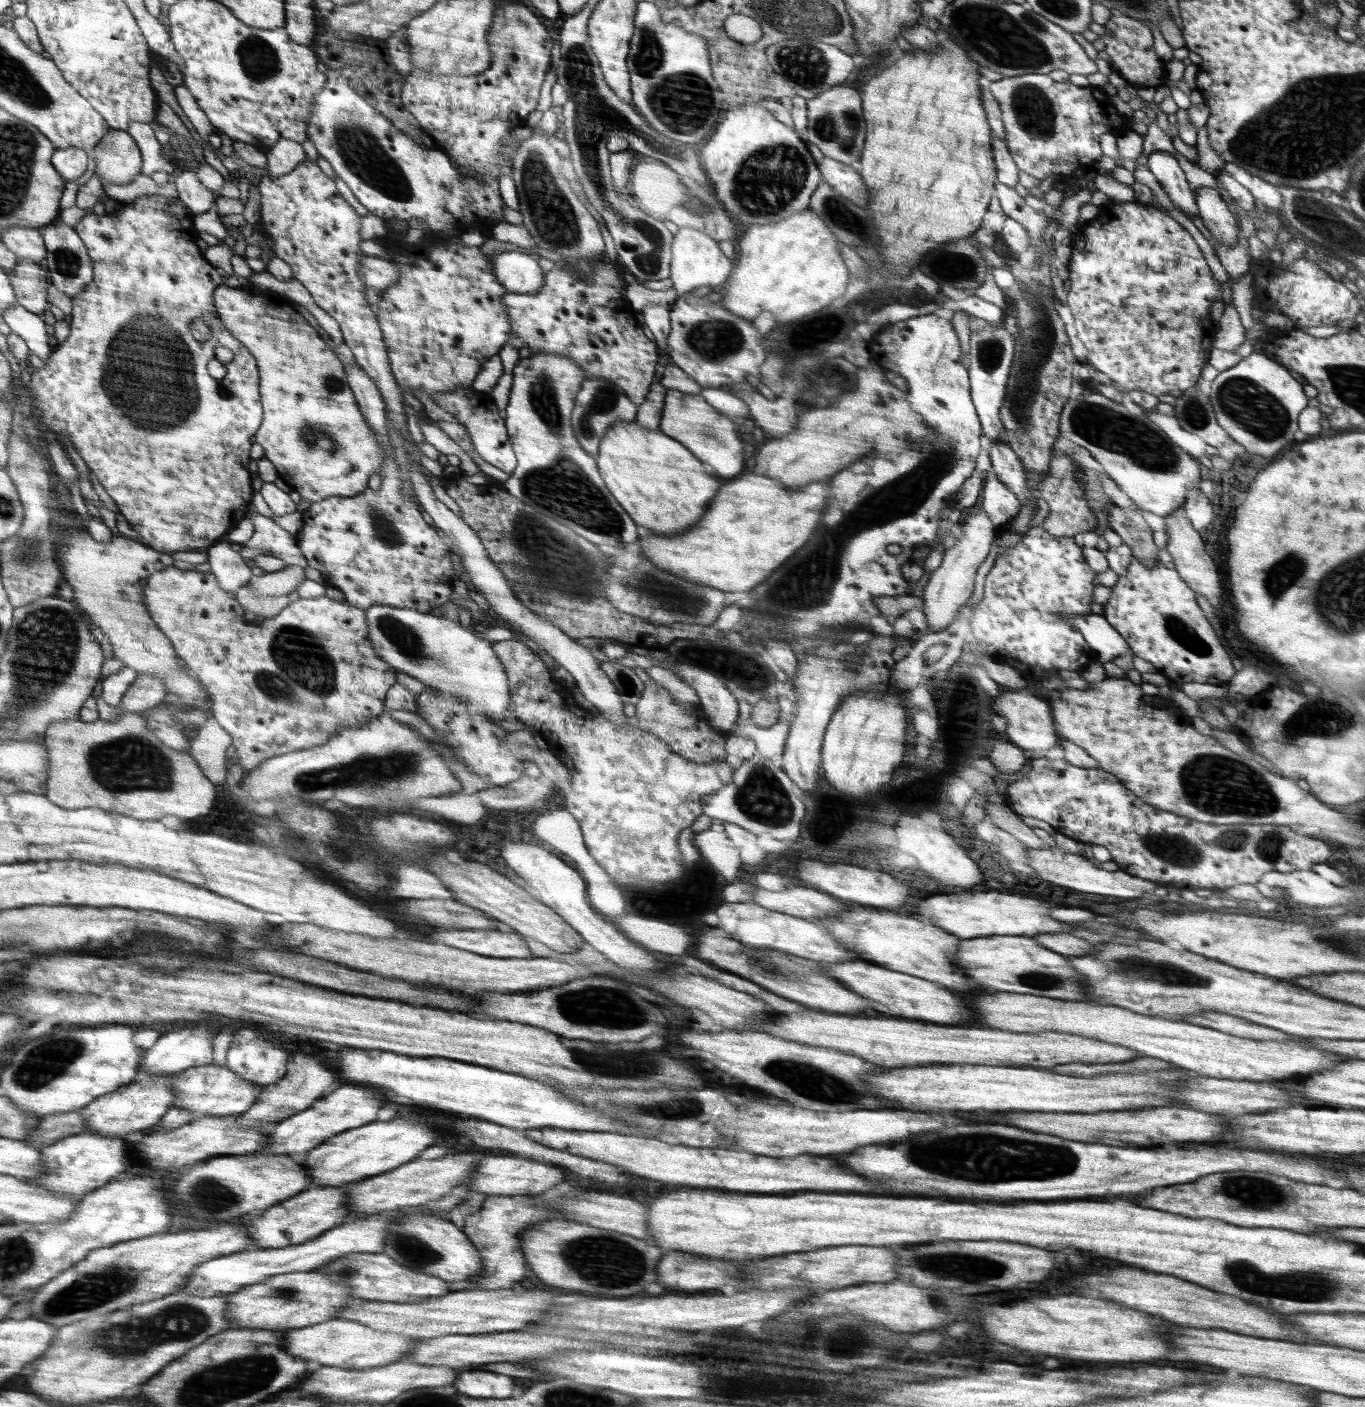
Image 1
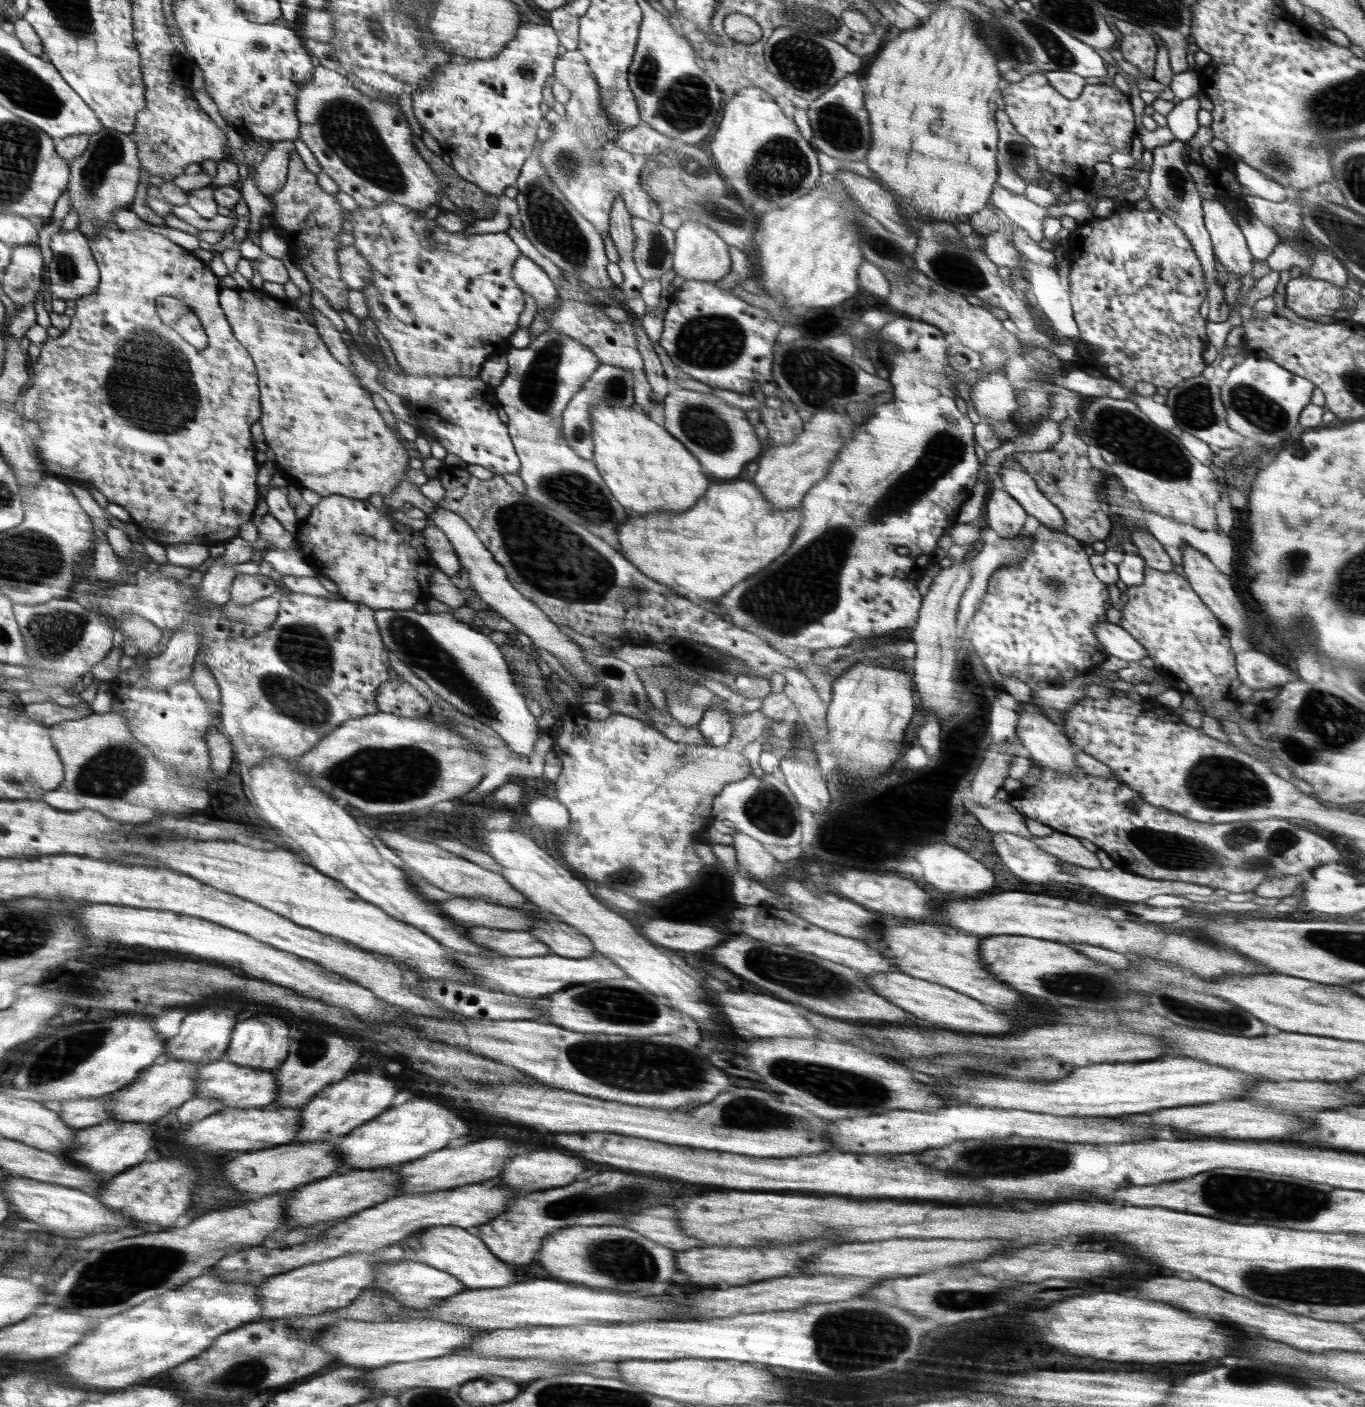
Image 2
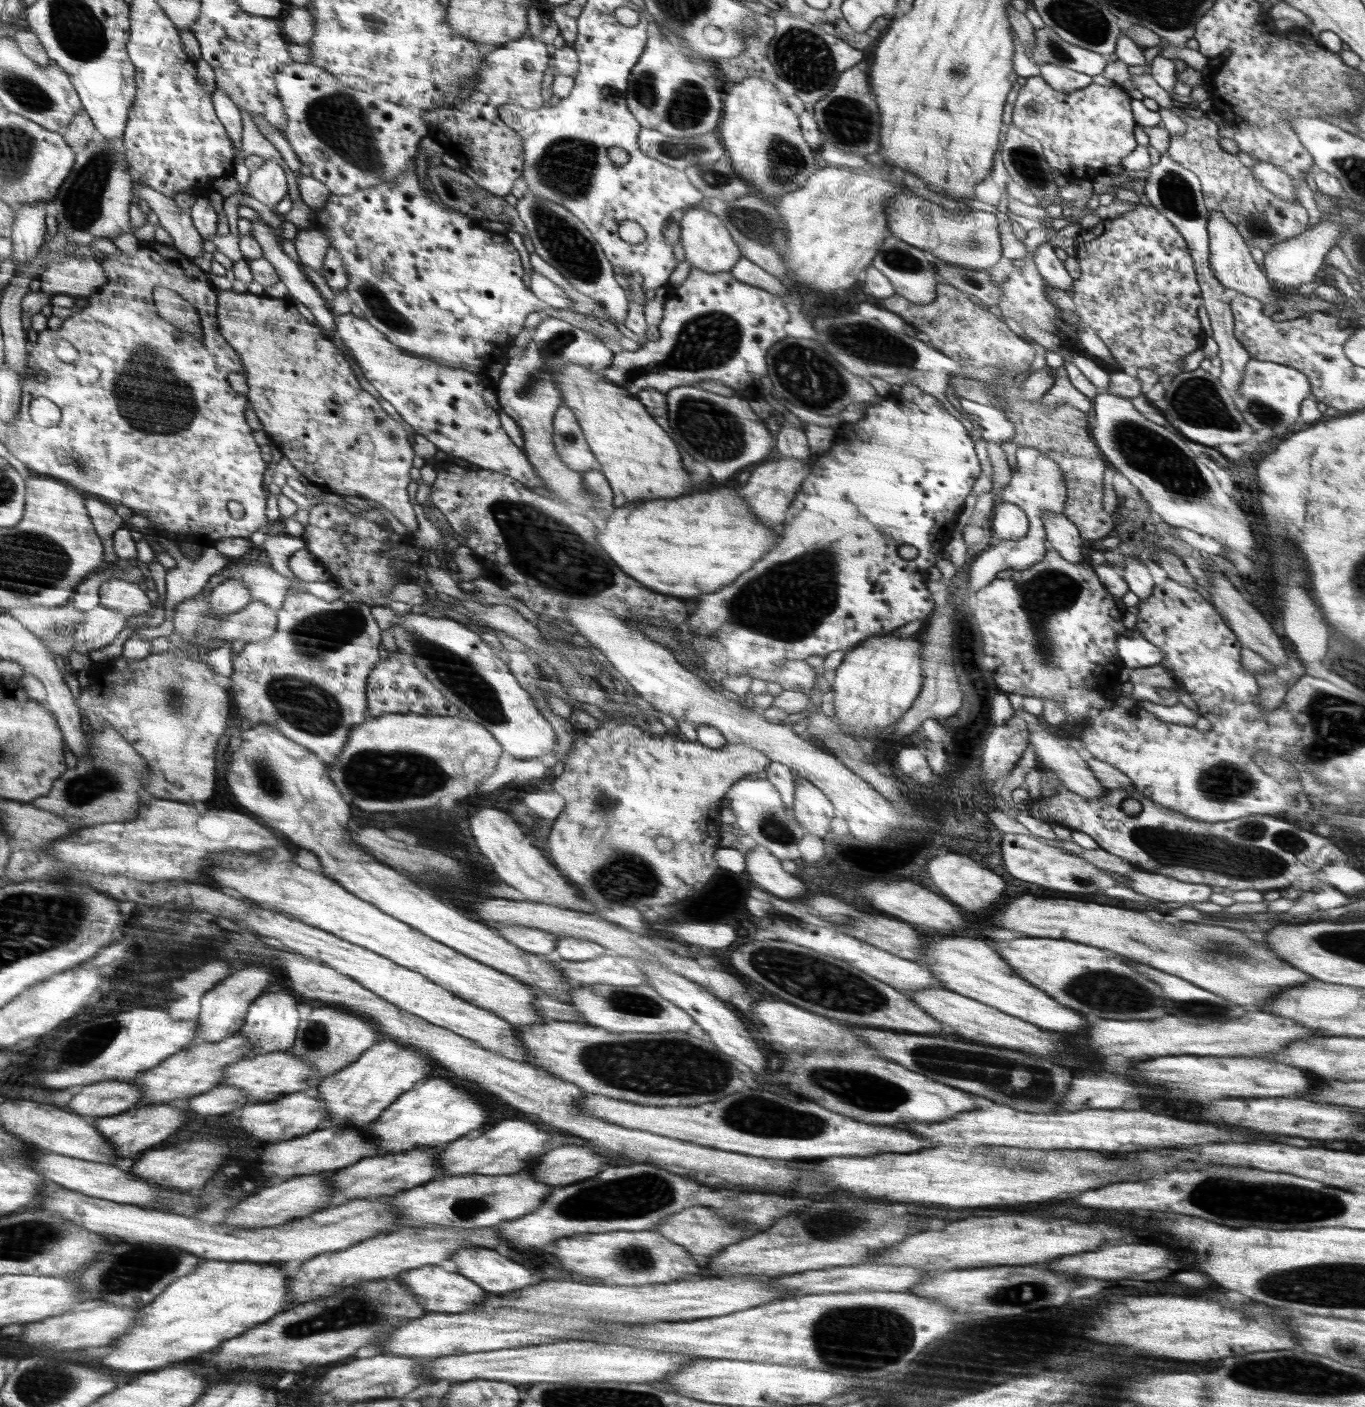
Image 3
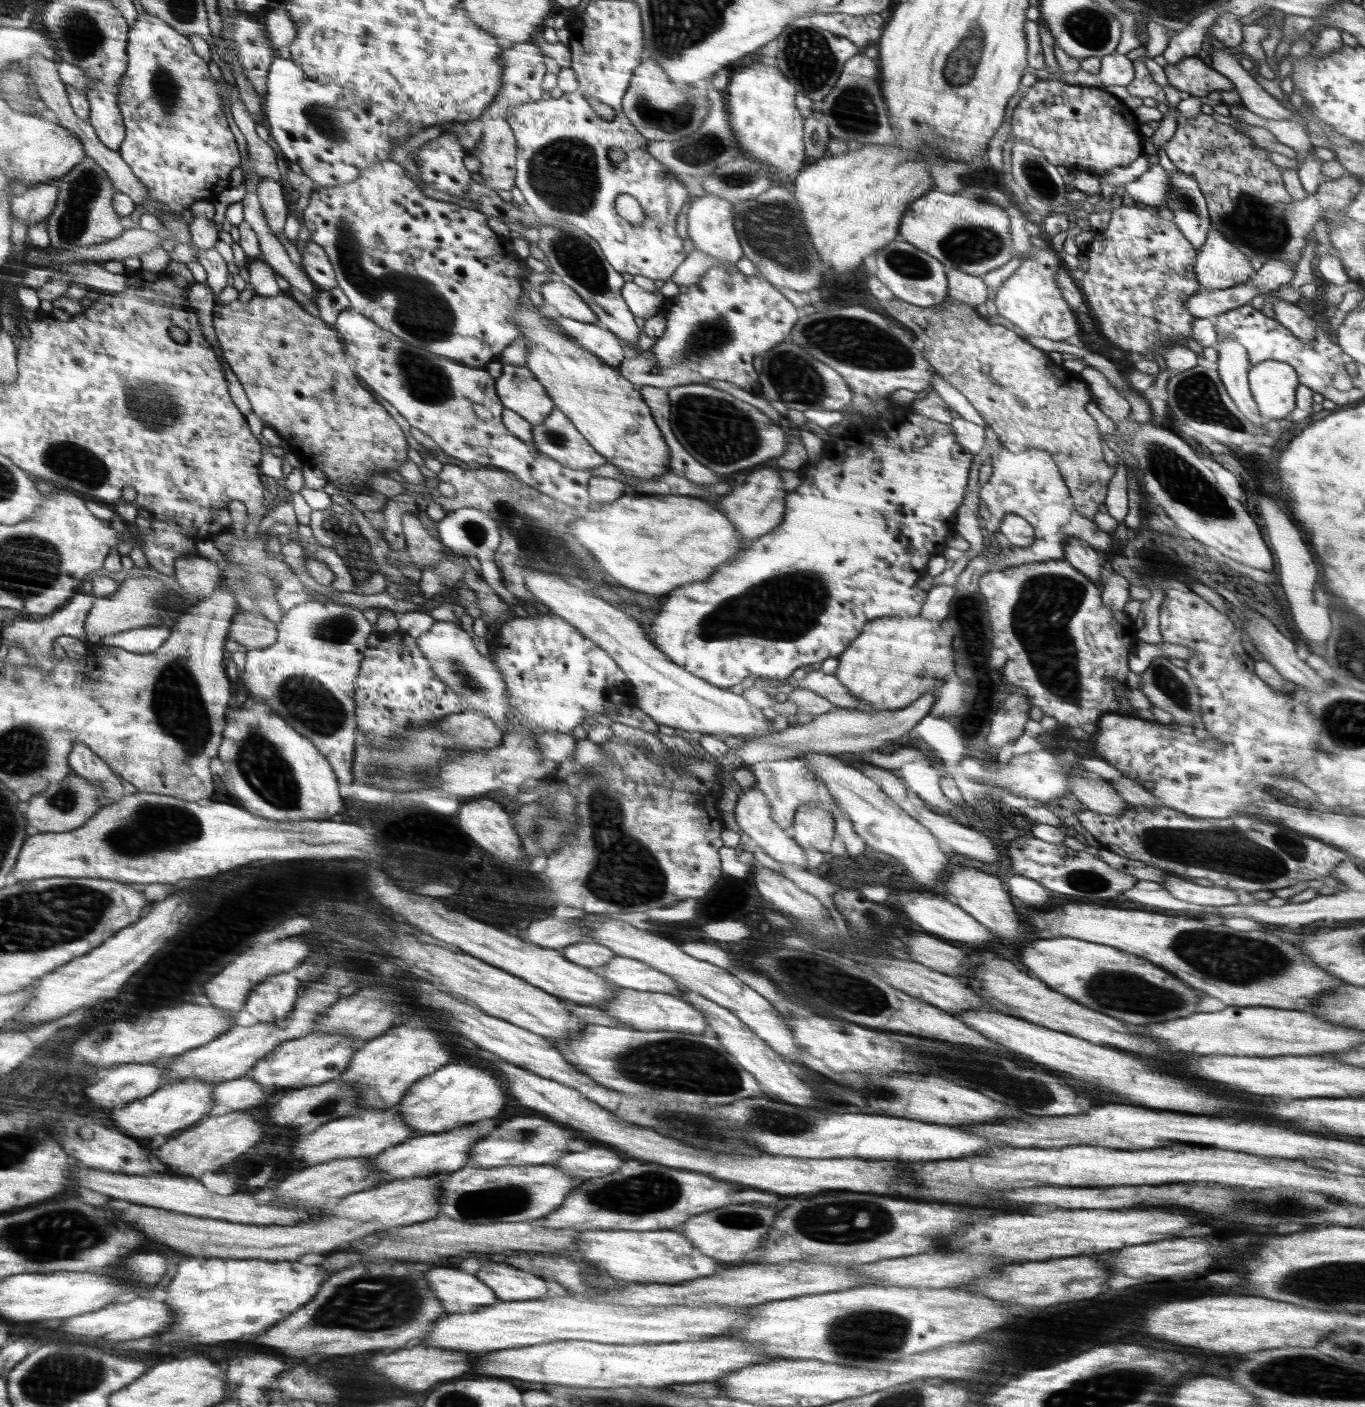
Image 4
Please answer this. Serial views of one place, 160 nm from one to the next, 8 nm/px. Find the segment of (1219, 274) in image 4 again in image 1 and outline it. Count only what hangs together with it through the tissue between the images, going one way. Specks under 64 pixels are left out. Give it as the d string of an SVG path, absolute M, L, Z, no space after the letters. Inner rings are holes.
M1198 188L1196 205L1197 216L1202 218L1214 240L1222 246L1234 246L1239 243L1239 219L1231 212L1218 191L1214 188Z

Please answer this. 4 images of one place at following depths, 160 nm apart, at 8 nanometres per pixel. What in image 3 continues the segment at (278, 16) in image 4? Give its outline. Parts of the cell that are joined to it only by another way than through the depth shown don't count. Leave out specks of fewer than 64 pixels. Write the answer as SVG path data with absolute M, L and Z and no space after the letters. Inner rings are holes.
M290 6L281 17L281 27L284 34L294 44L310 43L315 35L314 18L304 7Z

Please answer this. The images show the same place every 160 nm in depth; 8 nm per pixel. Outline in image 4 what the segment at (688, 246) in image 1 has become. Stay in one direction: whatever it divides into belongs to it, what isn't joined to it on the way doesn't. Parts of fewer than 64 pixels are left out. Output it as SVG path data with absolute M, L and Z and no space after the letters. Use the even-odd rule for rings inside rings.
M706 194L704 197L695 198L690 204L686 218L688 220L688 237L696 250L713 256L716 260L736 262L742 259L743 247L735 230L735 204L726 199Z

